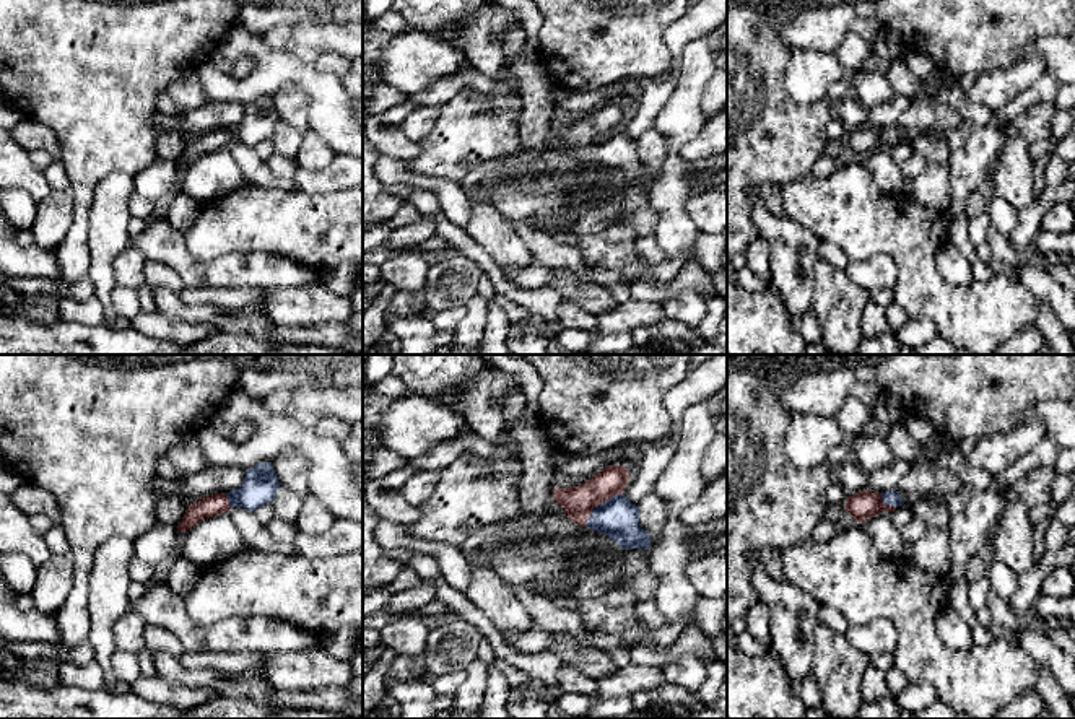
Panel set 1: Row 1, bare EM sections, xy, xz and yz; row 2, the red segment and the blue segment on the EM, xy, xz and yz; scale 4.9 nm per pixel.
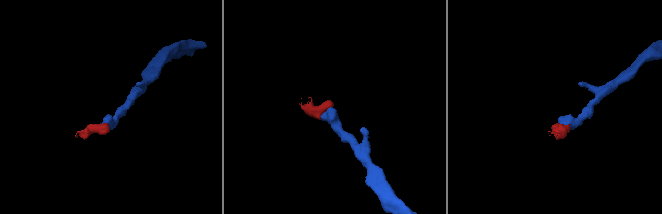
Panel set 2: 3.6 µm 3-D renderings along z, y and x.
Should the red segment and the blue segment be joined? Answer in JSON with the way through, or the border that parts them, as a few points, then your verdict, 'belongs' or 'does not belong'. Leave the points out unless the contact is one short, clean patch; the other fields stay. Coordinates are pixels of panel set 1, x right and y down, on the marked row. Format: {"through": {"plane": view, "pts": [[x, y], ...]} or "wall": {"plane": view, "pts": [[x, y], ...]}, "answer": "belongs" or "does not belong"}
{"through": {"plane": "xz", "pts": [[578, 501], [599, 503], [618, 518]]}, "answer": "belongs"}

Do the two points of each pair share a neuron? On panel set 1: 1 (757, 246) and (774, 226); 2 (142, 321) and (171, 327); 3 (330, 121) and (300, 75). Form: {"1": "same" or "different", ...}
{"1": "different", "2": "same", "3": "same"}

